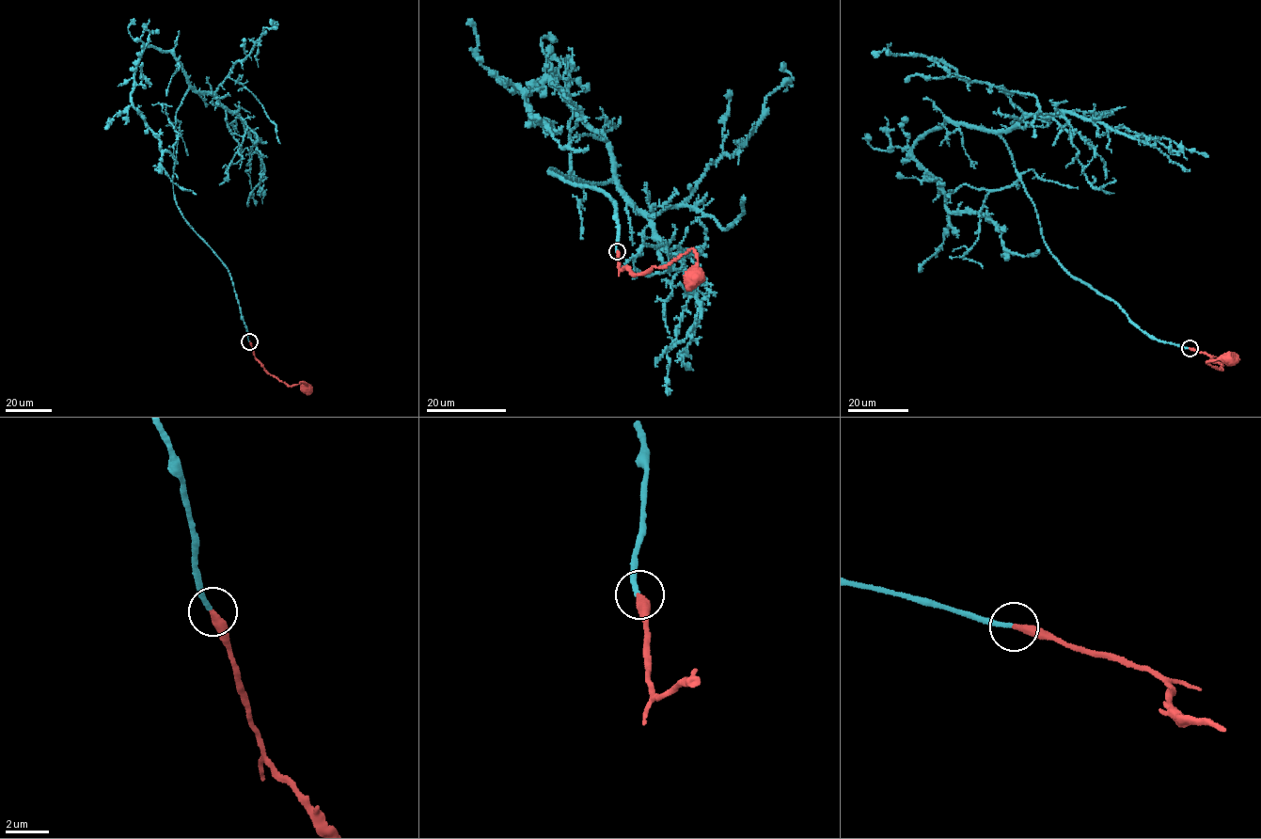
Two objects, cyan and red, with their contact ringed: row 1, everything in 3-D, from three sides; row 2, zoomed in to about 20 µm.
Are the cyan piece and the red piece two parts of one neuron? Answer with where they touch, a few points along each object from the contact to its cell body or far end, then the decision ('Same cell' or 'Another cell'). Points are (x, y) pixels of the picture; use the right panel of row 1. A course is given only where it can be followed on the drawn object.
Place: (1190, 348). Course of cyan: (1190, 348), (1153, 339), (1060, 263), (997, 134), (947, 120), (921, 134), (912, 155), (945, 208), (1036, 253). Course of red: (1190, 349), (1211, 356), (1211, 359), (1221, 364), (1221, 369), (1206, 362), (1230, 357). Same cell

